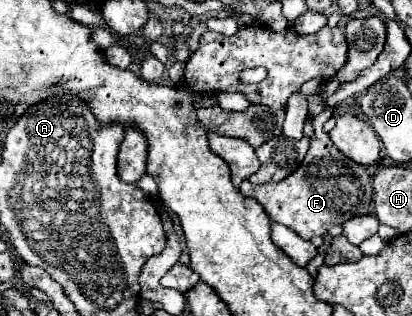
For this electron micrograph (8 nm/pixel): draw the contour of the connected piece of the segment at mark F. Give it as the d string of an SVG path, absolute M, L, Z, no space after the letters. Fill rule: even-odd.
M326 108L322 114L312 118L314 138L310 140L310 150L300 168L294 174L290 174L290 178L278 184L264 184L264 186L252 186L248 180L244 180L240 186L242 196L256 198L264 206L272 222L288 226L304 240L310 240L314 236L324 236L330 226L342 224L348 218L370 214L370 202L372 202L370 174L364 166L356 166L356 162L352 162L350 158L338 156L340 150L332 146L330 136L322 130L320 124L320 118L328 116L332 116L332 112ZM324 154L336 154L334 156L336 160L324 162Z

